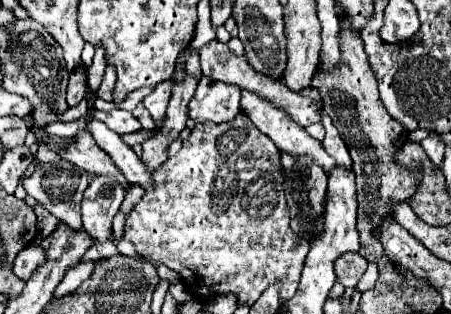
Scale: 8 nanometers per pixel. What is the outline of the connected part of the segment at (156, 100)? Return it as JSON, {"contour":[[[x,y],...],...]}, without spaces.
{"contour":[[[162,81],[156,85],[156,89],[142,101],[144,107],[150,111],[156,127],[162,127],[164,125],[164,115],[166,115],[166,107],[168,107],[168,101],[170,101],[170,95],[172,95],[172,81]]]}

